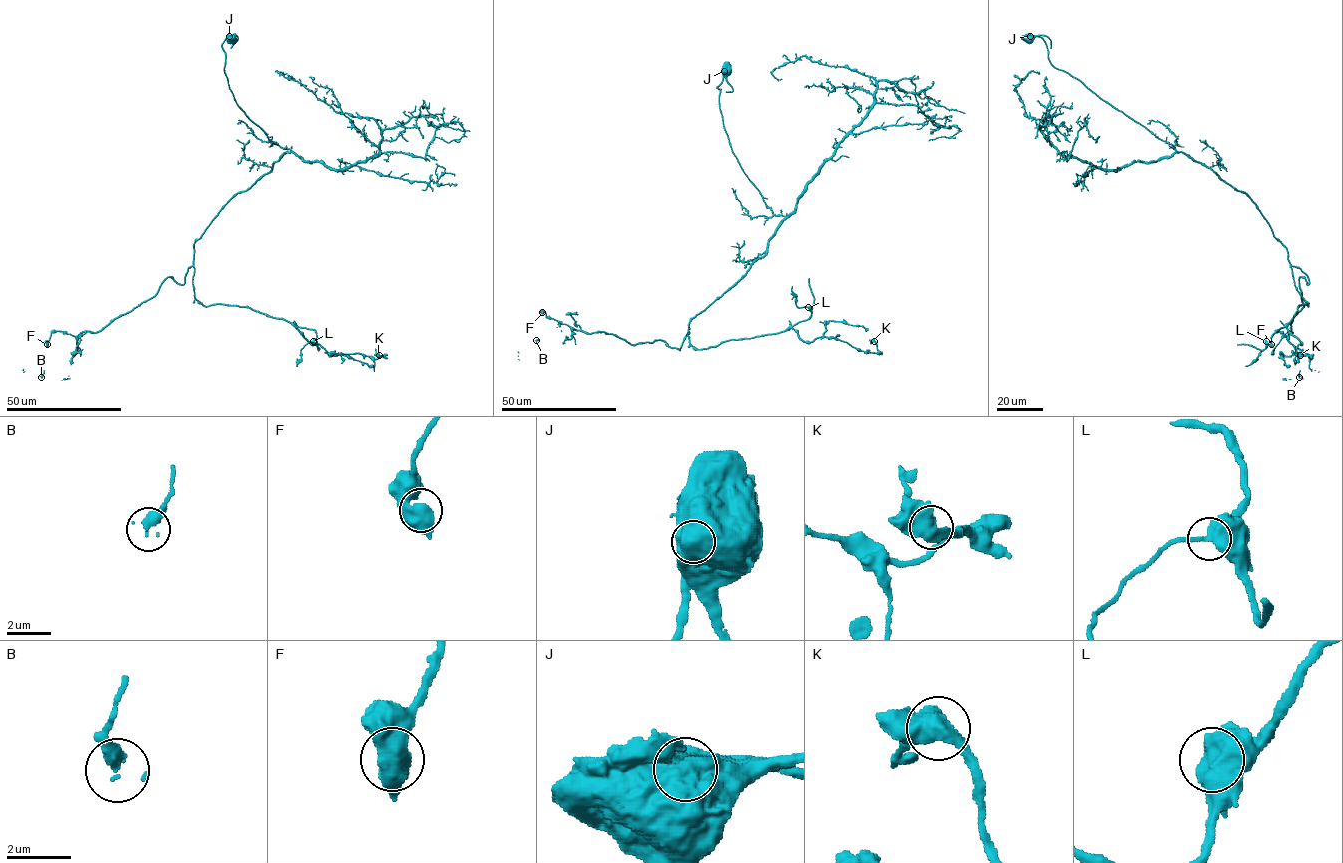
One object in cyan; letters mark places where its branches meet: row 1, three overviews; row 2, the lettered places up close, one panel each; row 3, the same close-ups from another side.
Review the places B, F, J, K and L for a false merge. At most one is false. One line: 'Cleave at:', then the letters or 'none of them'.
Cleave at: J

